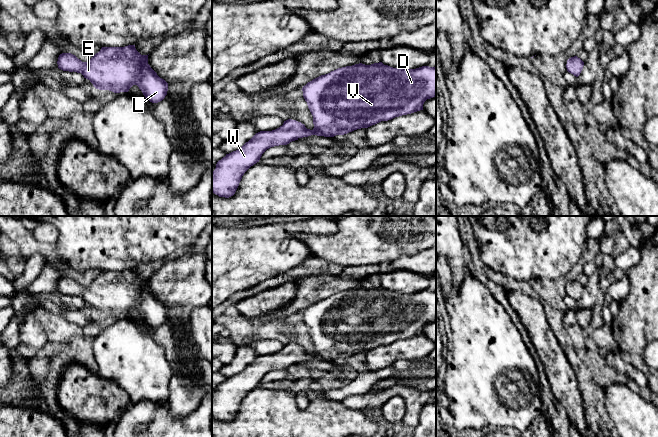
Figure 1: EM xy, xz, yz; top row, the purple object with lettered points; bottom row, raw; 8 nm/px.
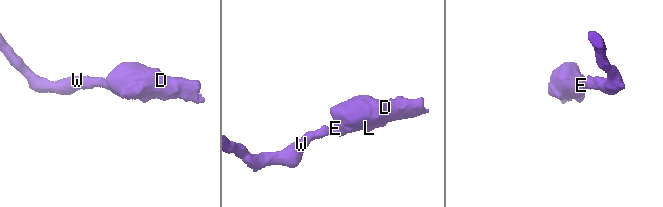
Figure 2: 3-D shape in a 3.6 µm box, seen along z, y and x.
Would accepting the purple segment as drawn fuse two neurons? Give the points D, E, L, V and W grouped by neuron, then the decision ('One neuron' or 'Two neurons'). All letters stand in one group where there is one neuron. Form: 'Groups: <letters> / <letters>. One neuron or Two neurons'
Groups: D E L V W. One neuron

